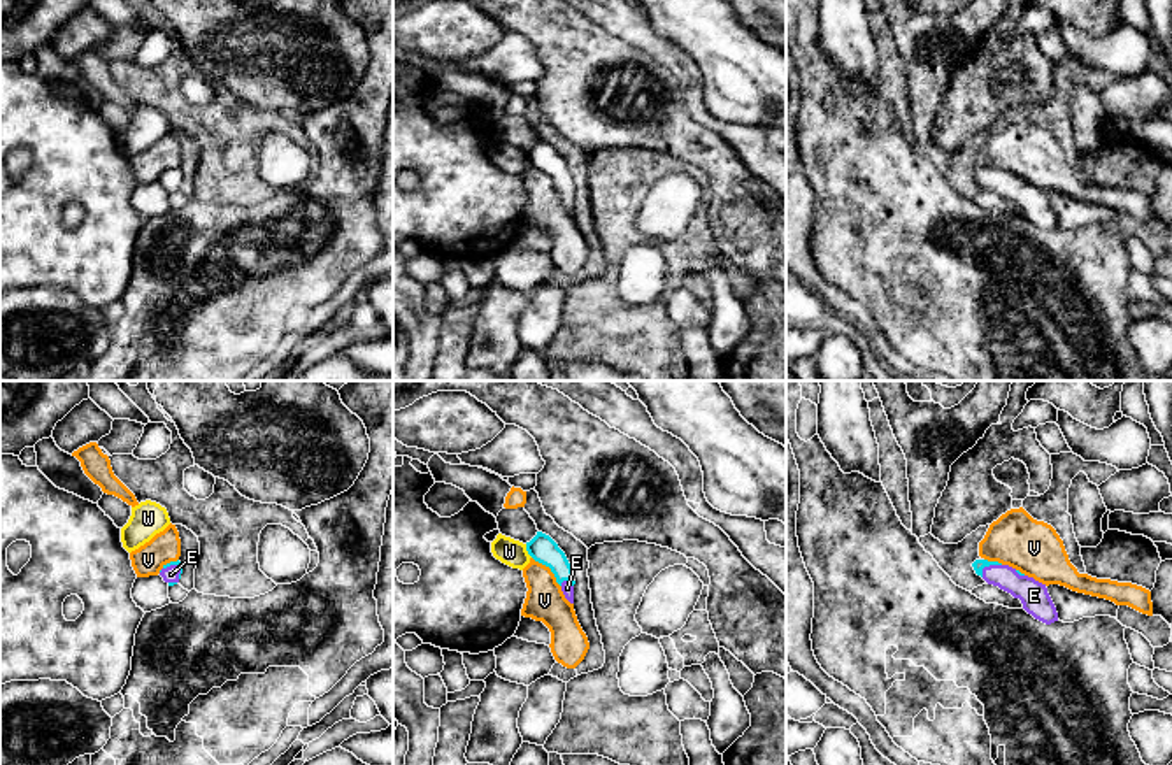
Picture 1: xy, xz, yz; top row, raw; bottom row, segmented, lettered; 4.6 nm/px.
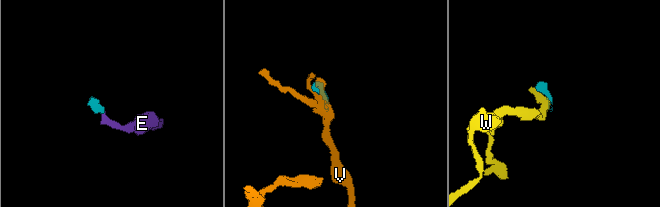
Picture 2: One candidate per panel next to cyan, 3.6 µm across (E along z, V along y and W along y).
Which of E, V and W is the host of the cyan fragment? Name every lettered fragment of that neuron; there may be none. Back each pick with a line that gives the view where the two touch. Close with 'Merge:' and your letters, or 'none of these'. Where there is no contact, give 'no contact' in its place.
E: meets cyan in yz
Merge: E

